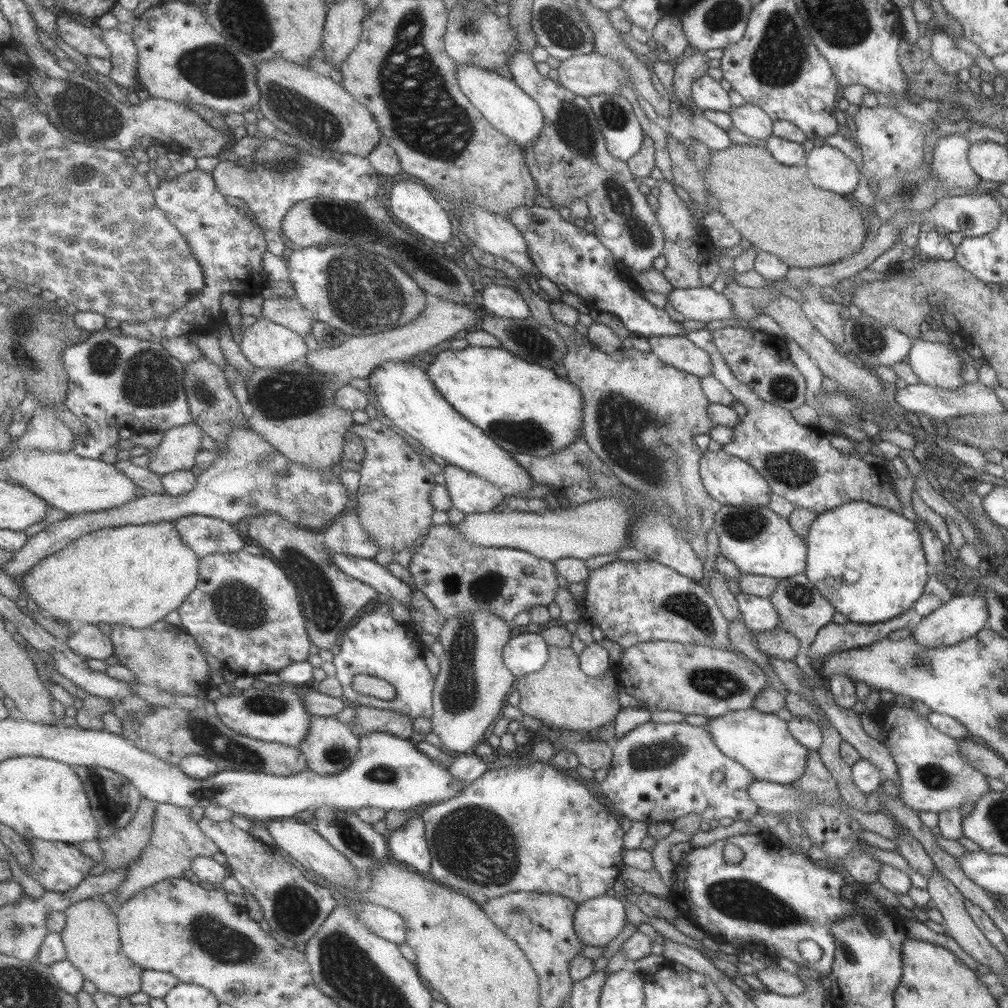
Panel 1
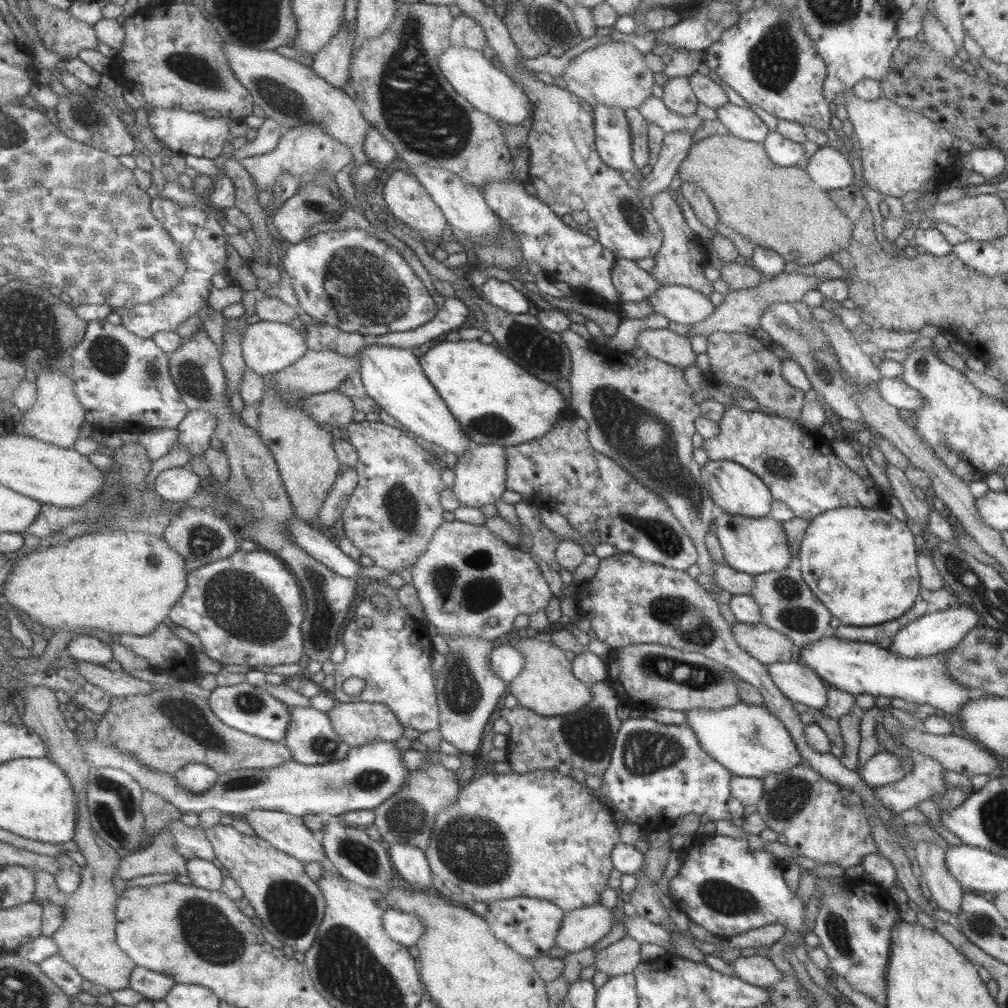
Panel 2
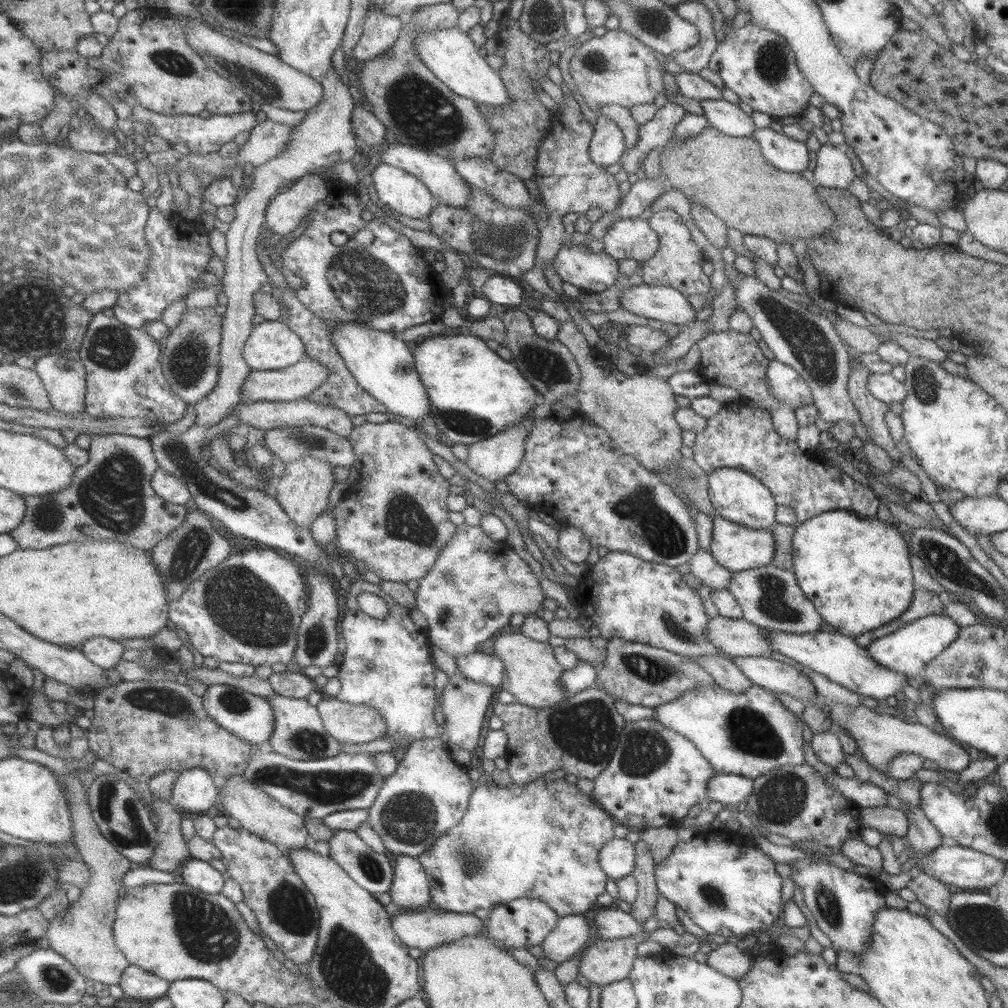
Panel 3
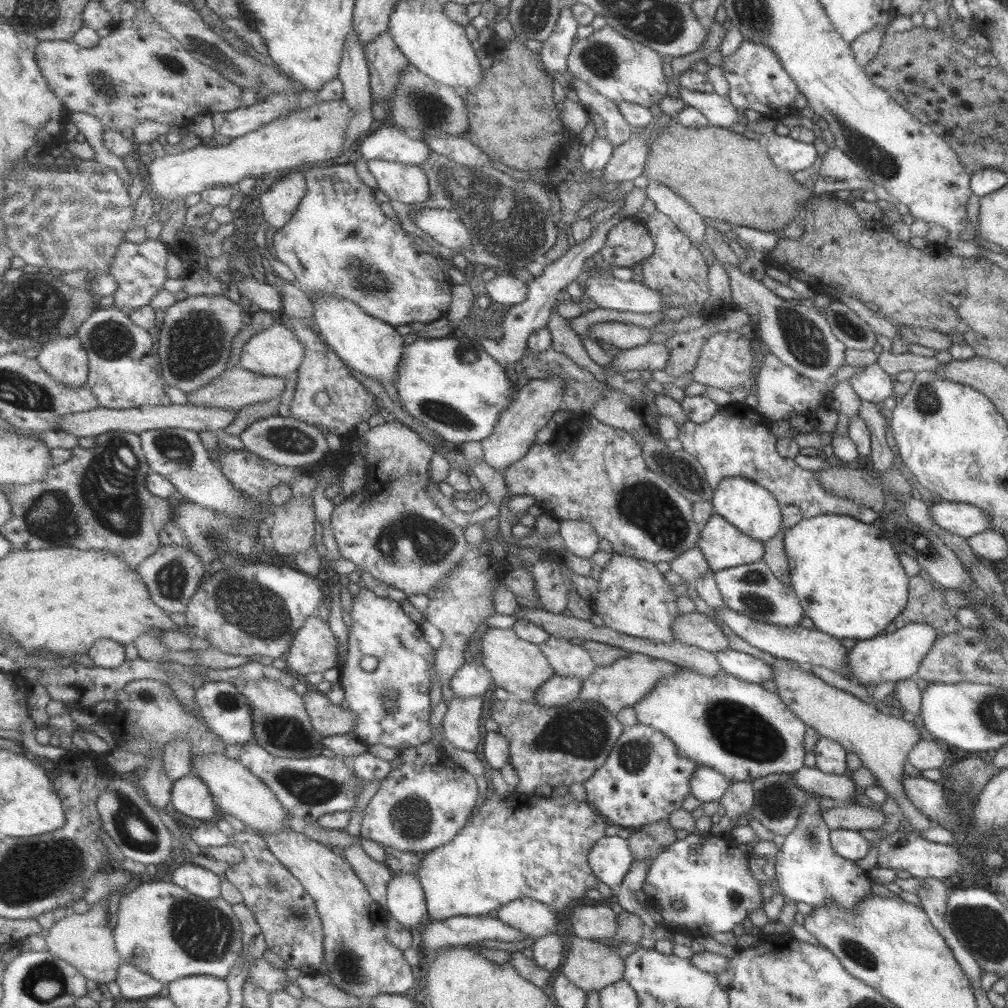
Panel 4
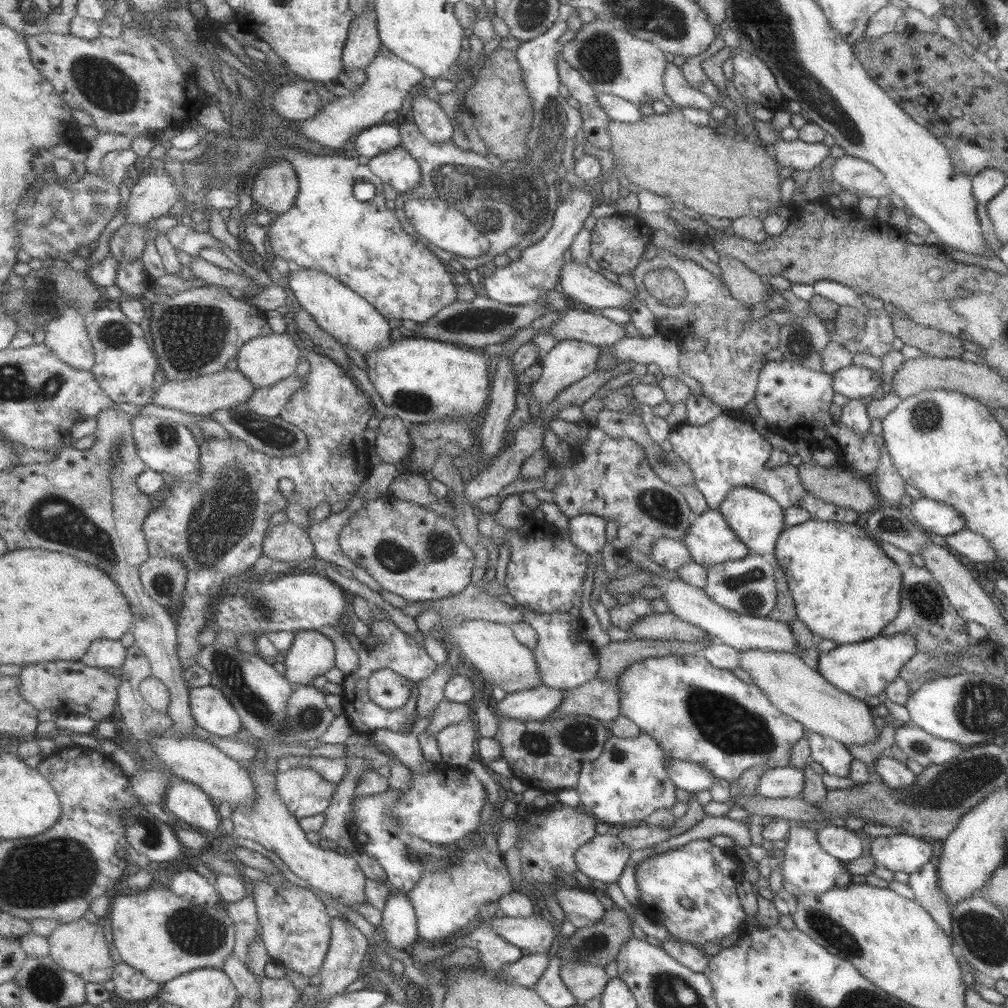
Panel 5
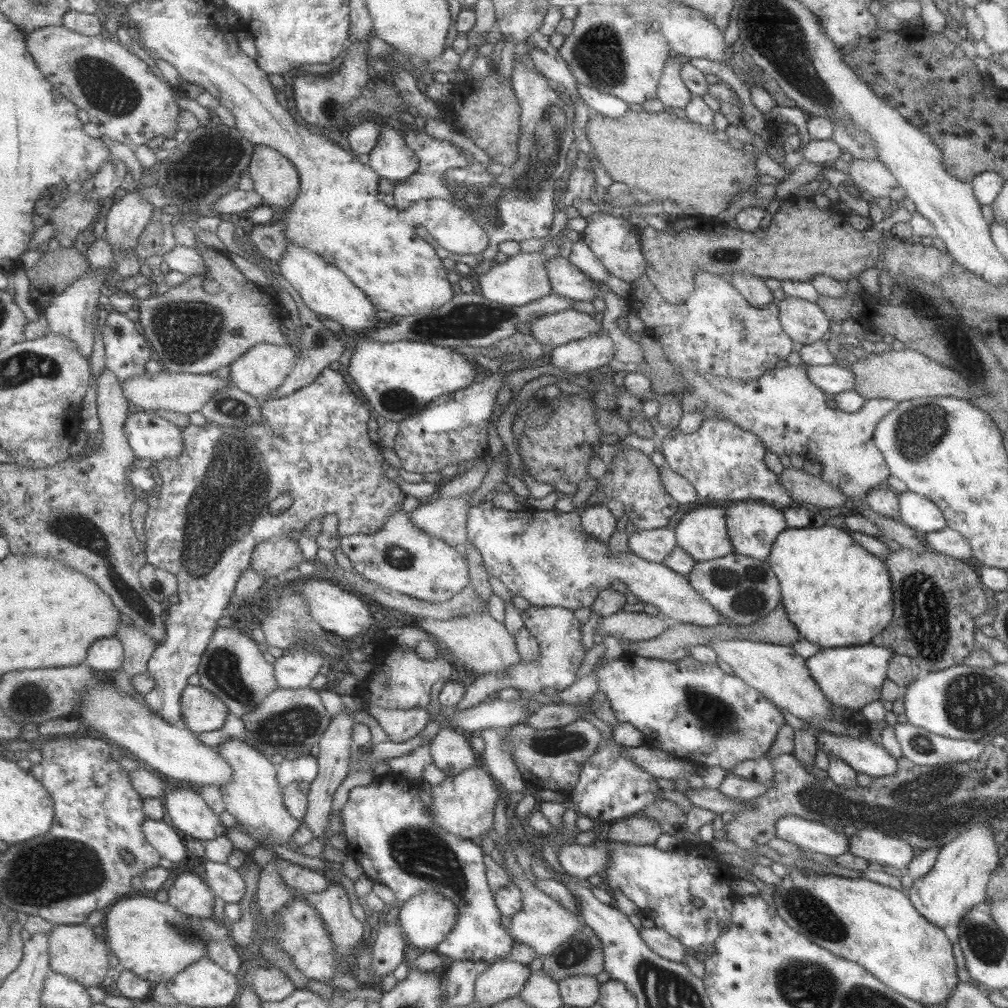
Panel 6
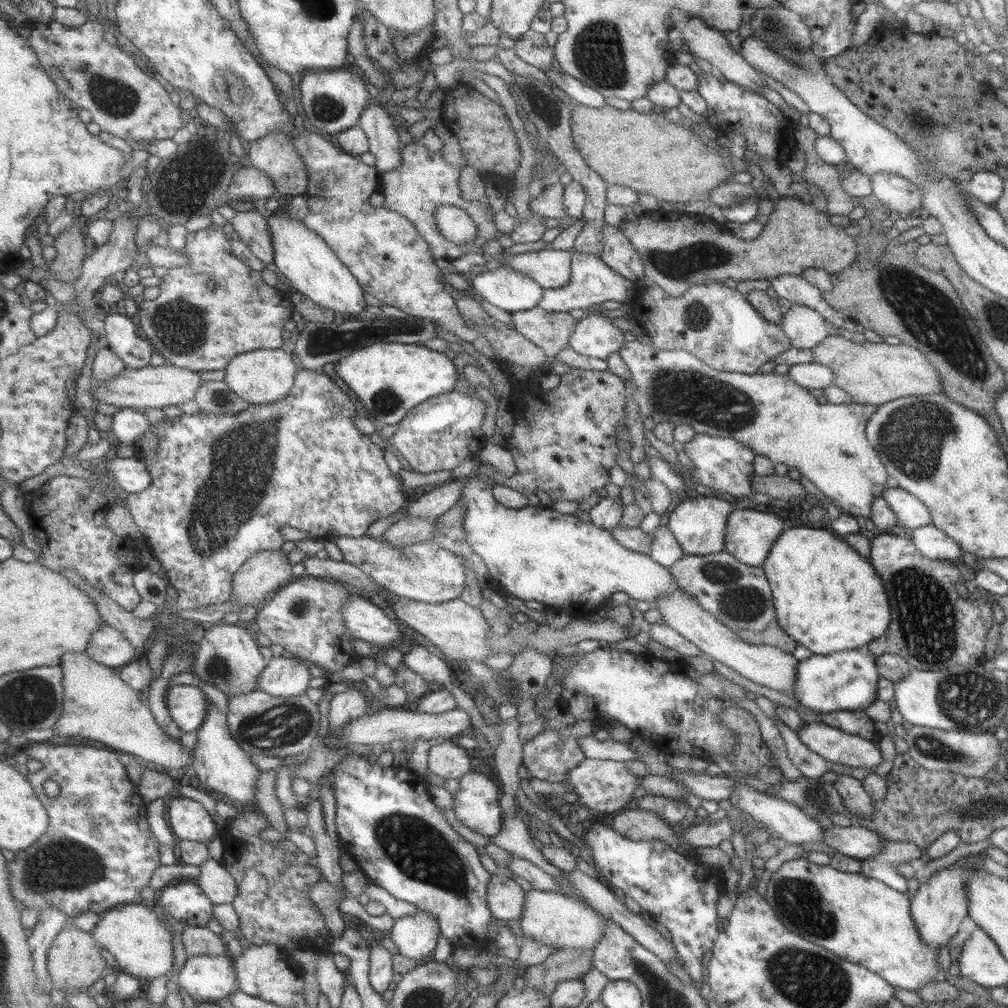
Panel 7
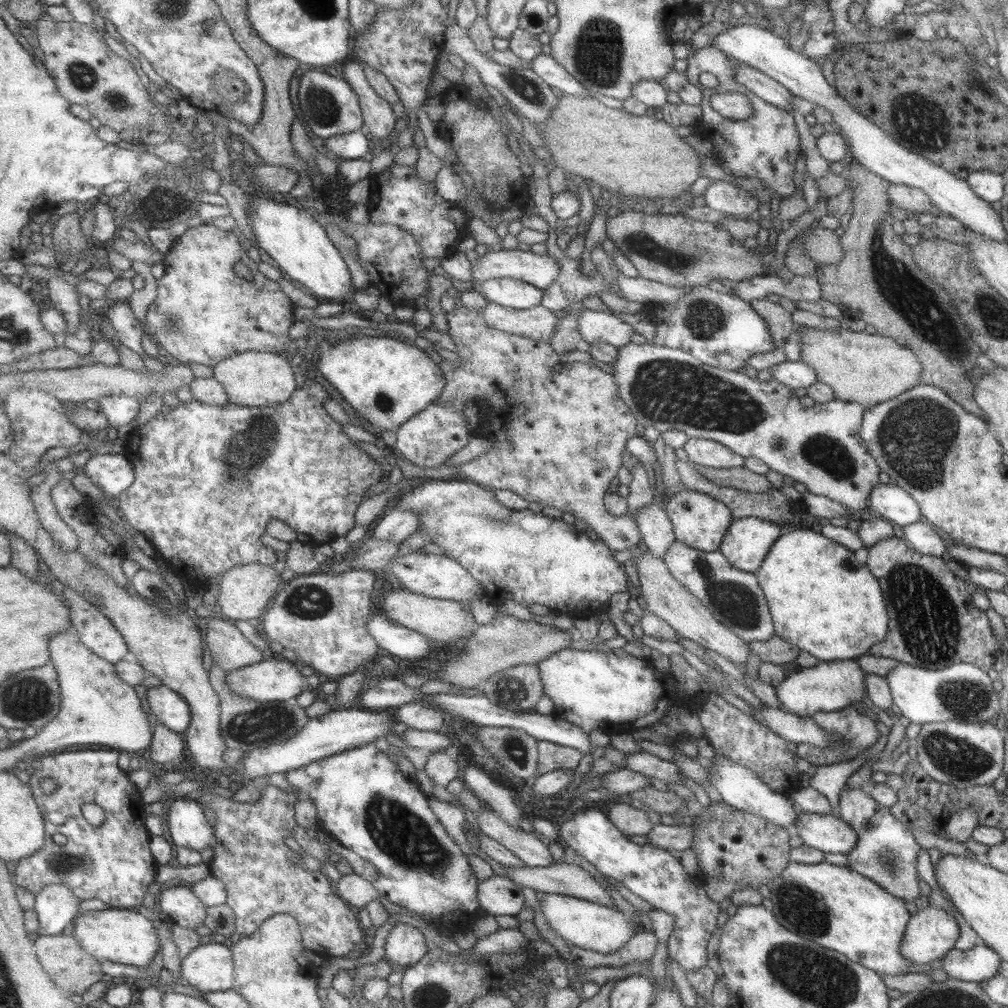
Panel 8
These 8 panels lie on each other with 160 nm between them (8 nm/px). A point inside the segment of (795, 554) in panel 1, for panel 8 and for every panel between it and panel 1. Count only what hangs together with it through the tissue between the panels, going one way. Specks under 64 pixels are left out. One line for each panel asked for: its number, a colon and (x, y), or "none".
2: (749, 545)
3: (734, 547)
4: (722, 545)
5: (709, 539)
6: (701, 533)
7: (698, 522)
8: (699, 521)

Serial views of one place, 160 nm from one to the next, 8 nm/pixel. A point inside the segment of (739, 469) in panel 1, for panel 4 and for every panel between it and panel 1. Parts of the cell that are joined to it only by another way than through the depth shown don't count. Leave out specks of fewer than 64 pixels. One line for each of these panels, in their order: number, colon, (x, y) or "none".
2: (733, 489)
3: (736, 496)
4: (750, 508)

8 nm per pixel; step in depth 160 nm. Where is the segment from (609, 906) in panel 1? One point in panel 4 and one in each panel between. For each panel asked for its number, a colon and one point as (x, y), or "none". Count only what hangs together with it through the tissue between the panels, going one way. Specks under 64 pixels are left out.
2: (581, 928)
3: (569, 937)
4: (548, 952)

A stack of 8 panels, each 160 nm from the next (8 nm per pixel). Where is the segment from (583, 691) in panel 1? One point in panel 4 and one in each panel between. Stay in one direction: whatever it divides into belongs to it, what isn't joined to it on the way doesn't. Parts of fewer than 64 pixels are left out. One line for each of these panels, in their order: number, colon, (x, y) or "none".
2: (547, 685)
3: (533, 677)
4: (518, 666)

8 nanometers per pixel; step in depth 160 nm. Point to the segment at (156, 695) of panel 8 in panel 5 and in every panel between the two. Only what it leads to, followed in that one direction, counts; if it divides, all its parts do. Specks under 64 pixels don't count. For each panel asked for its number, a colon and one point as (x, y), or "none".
5: (212, 710)
6: (204, 712)
7: (189, 706)

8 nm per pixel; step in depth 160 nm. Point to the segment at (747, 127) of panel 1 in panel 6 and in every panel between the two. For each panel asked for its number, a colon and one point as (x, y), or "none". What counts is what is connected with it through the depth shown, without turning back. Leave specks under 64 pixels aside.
2: (741, 122)
3: (726, 117)
4: (717, 109)
5: (675, 86)
6: (671, 91)

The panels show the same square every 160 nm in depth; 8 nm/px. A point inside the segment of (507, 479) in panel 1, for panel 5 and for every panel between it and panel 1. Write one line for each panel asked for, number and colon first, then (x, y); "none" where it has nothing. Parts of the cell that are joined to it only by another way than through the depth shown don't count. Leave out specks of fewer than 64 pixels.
2: (393, 376)
3: (385, 365)
4: (367, 343)
5: (343, 313)

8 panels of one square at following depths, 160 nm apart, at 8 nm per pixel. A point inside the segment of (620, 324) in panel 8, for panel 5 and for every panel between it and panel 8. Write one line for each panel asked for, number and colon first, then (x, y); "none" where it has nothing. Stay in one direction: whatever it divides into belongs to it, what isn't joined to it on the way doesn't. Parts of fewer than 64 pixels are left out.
5: (568, 362)
6: (579, 356)
7: (595, 335)

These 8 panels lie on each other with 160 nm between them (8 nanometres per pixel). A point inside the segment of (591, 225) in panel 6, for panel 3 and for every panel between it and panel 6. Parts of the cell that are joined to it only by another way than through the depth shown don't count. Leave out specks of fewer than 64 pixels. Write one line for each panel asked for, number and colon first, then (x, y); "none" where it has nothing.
3: (632, 238)
4: (627, 244)
5: (616, 242)

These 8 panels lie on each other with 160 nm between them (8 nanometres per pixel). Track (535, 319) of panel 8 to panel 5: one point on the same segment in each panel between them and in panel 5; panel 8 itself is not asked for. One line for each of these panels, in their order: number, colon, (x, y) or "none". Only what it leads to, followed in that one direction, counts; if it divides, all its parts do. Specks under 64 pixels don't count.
5: (590, 326)
6: (555, 330)
7: (552, 331)

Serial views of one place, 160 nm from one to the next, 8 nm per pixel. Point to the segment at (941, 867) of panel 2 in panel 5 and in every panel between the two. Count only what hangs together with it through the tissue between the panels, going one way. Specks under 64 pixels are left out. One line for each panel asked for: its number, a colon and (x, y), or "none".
3: (922, 836)
4: (882, 742)
5: (793, 689)

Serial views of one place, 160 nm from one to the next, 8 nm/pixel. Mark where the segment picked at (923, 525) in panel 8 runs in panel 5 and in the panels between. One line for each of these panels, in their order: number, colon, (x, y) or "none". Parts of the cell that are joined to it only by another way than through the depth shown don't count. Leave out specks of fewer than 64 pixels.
5: (967, 545)
6: (946, 541)
7: (932, 543)

